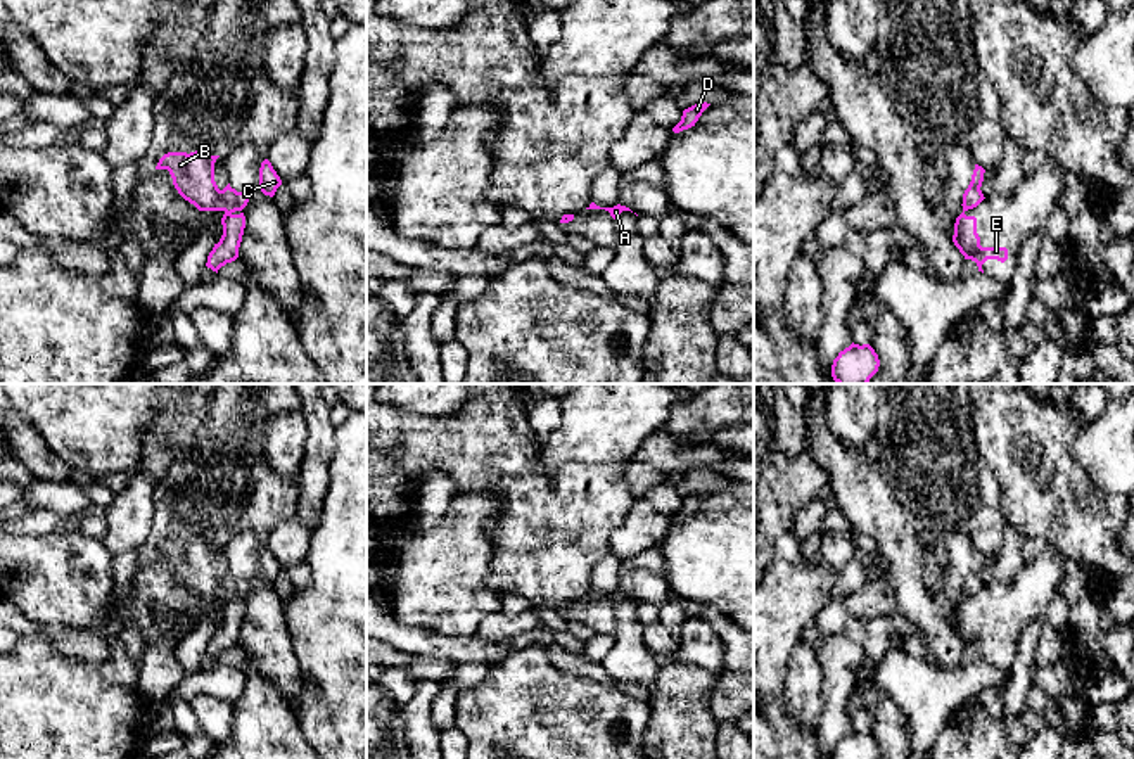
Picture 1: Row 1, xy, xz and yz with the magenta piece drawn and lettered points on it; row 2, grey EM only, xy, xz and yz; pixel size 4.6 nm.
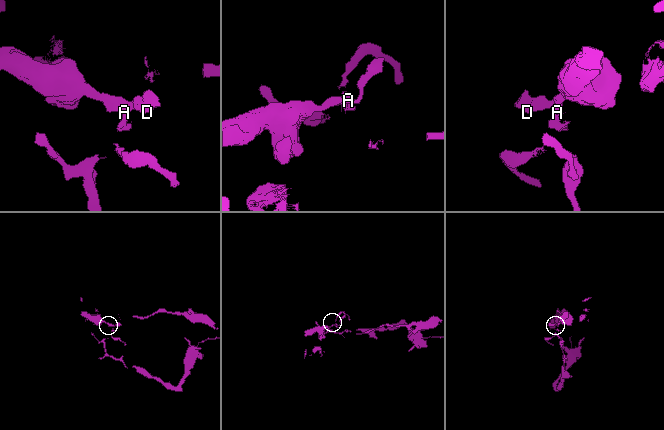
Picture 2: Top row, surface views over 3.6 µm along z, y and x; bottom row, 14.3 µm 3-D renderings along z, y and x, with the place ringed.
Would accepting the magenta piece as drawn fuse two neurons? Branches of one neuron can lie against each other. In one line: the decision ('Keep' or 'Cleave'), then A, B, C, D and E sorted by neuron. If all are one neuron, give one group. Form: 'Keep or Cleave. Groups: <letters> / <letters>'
Cleave. Groups: A B C D / E

